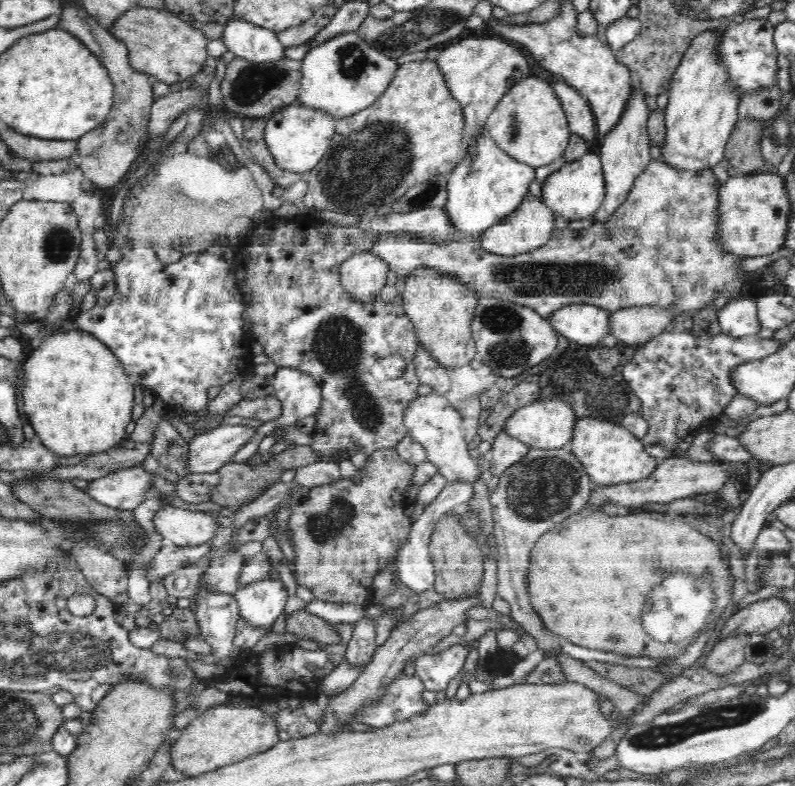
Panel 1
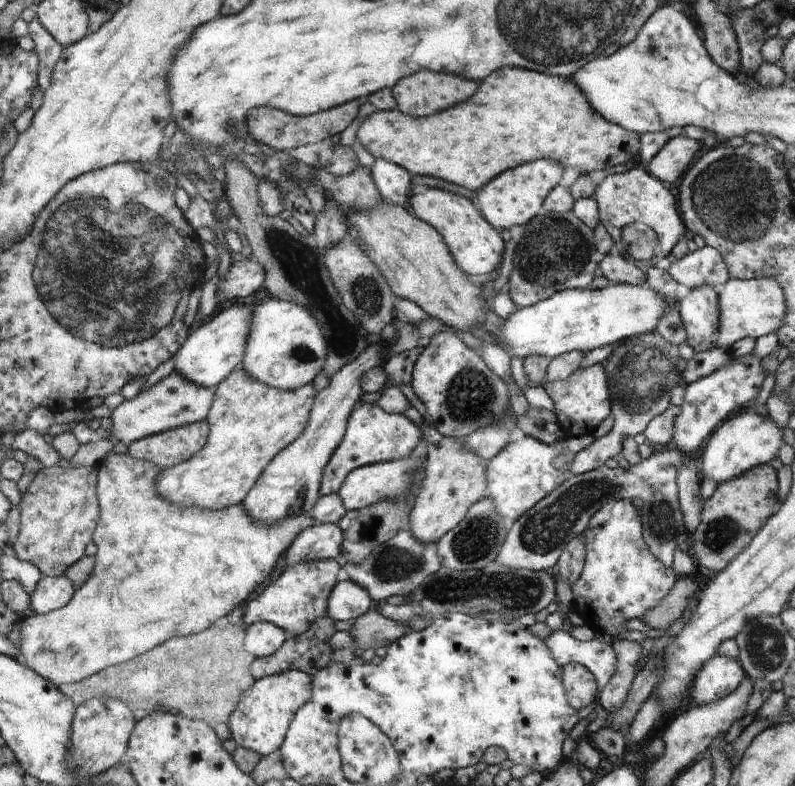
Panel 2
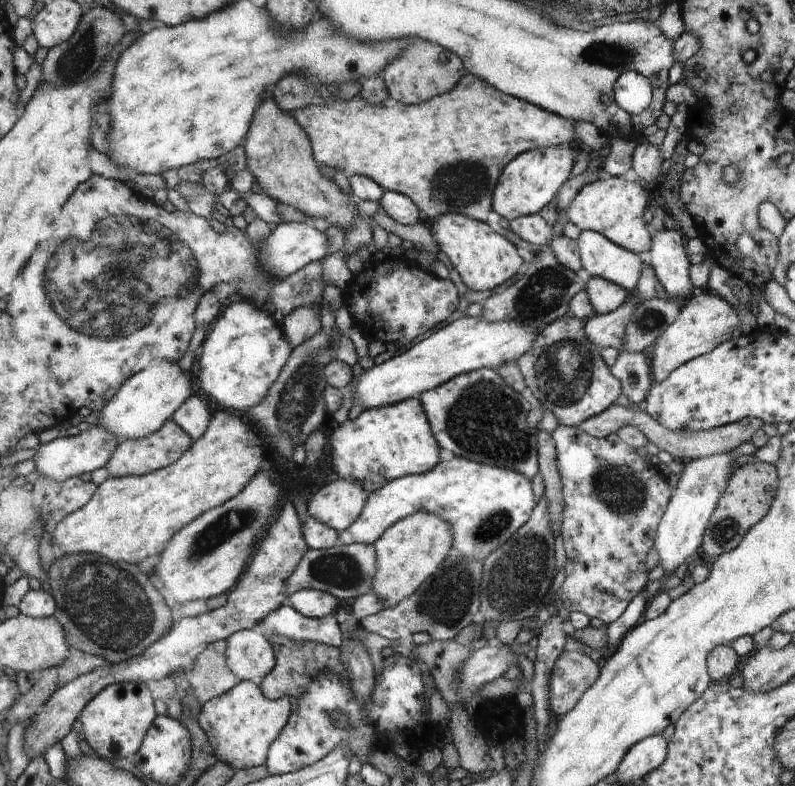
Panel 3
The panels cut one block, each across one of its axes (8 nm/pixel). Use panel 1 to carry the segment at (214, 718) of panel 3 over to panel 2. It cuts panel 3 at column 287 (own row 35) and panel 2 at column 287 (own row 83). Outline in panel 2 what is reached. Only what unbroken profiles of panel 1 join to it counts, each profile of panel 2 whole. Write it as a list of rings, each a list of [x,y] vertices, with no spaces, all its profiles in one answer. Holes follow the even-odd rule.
[[[286,670],[258,679],[248,690],[242,693],[242,702],[234,711],[231,718],[231,732],[233,739],[240,747],[267,755],[276,752],[285,741],[289,725],[306,702],[313,697],[313,679],[310,674],[302,670]]]

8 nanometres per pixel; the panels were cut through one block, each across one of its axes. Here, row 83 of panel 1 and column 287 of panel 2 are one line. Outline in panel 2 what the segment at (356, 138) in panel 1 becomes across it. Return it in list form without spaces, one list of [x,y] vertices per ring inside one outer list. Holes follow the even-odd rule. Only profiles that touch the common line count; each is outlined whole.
[[[242,368],[234,370],[216,390],[217,400],[214,401],[212,412],[208,417],[211,433],[206,448],[200,450],[192,460],[164,469],[164,472],[160,474],[158,492],[166,500],[186,506],[186,508],[198,506],[198,508],[206,508],[206,510],[224,510],[224,508],[242,504],[270,460],[301,436],[302,431],[306,428],[306,422],[309,421],[314,398],[318,394],[318,390],[312,383],[292,390],[266,386],[266,384],[254,380],[252,376],[248,376],[248,372]]]

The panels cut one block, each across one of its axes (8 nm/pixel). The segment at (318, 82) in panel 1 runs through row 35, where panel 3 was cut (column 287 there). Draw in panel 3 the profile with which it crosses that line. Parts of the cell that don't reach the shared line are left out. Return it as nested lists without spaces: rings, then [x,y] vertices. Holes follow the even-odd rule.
[[[246,299],[232,303],[224,309],[224,312],[207,333],[202,345],[198,353],[201,388],[220,406],[242,413],[253,409],[266,397],[268,389],[276,381],[286,361],[294,352],[294,346],[290,346],[290,340],[282,336],[282,330],[276,326],[276,322],[270,316],[256,310],[252,304],[248,304]]]

